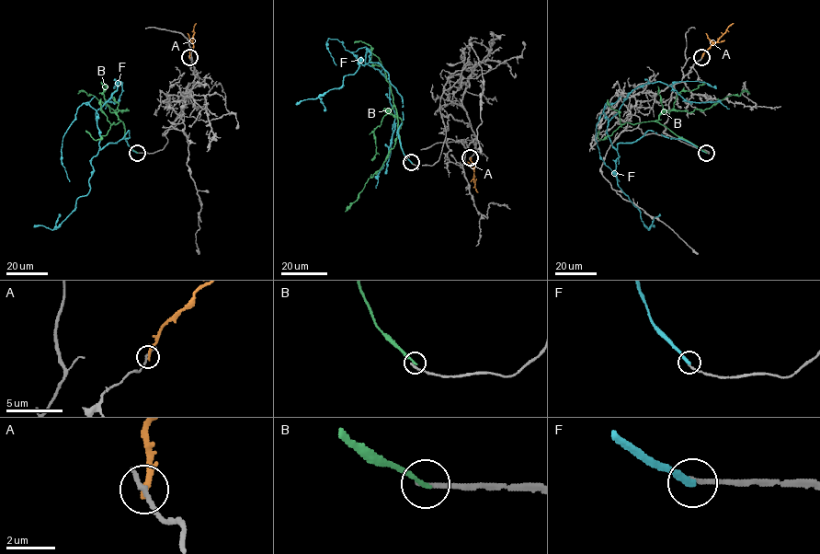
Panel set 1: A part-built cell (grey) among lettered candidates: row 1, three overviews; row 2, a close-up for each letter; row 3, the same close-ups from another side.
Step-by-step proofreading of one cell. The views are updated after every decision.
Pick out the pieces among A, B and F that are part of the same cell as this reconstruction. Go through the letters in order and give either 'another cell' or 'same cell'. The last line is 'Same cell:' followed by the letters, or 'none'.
A: another cell
B: another cell
F: another cell
Same cell: none

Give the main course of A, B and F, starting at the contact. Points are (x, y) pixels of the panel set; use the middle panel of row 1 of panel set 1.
A: (470, 157), (478, 192)
B: (412, 163), (400, 144), (393, 106), (389, 112), (402, 121), (394, 145), (358, 200), (345, 211)
F: (412, 162), (398, 134), (403, 98), (369, 51), (365, 63), (389, 80), (394, 114), (376, 188)

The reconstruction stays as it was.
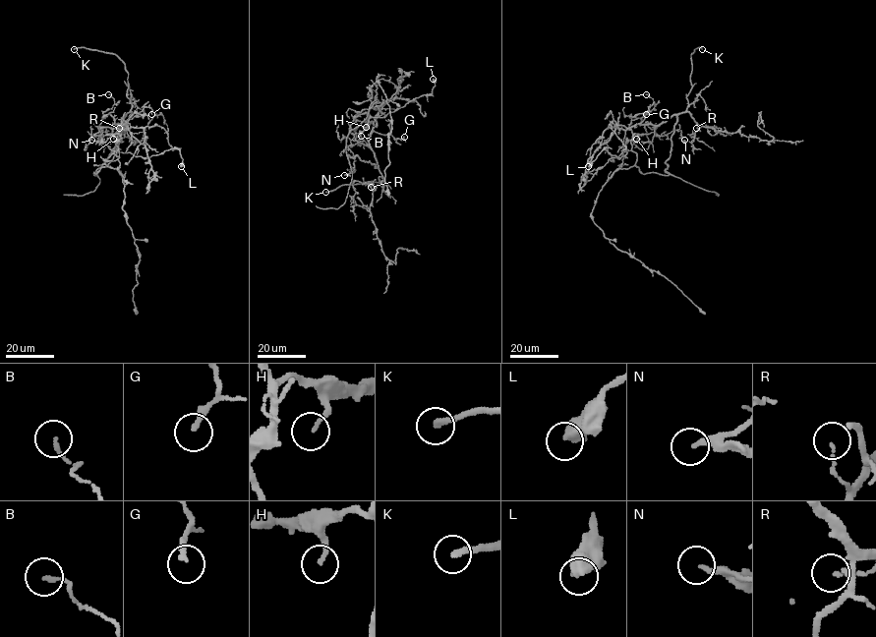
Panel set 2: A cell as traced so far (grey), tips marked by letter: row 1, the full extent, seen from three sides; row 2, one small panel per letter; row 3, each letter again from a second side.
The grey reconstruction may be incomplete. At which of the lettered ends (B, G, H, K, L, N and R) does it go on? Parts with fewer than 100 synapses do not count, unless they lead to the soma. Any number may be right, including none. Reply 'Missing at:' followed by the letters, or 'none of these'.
Missing at: K

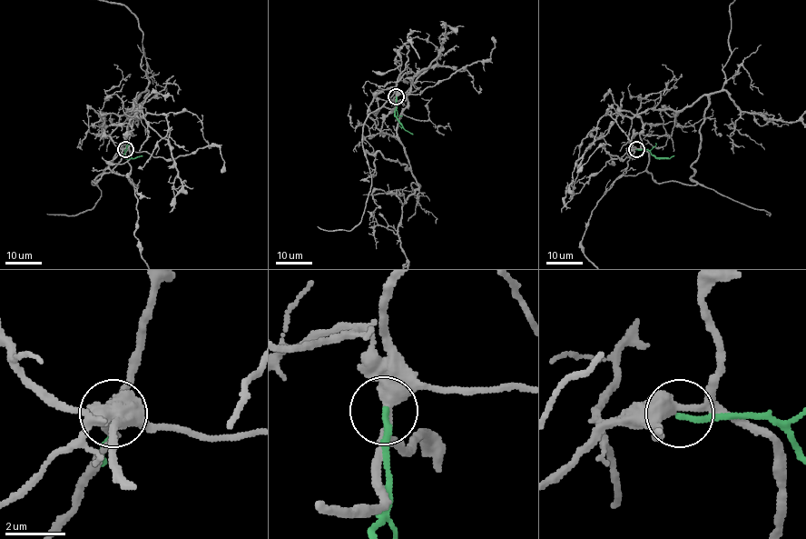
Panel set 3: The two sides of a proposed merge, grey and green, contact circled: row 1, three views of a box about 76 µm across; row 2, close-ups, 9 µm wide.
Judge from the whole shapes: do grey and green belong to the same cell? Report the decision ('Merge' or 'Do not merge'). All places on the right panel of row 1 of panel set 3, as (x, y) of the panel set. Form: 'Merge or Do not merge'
Do not merge

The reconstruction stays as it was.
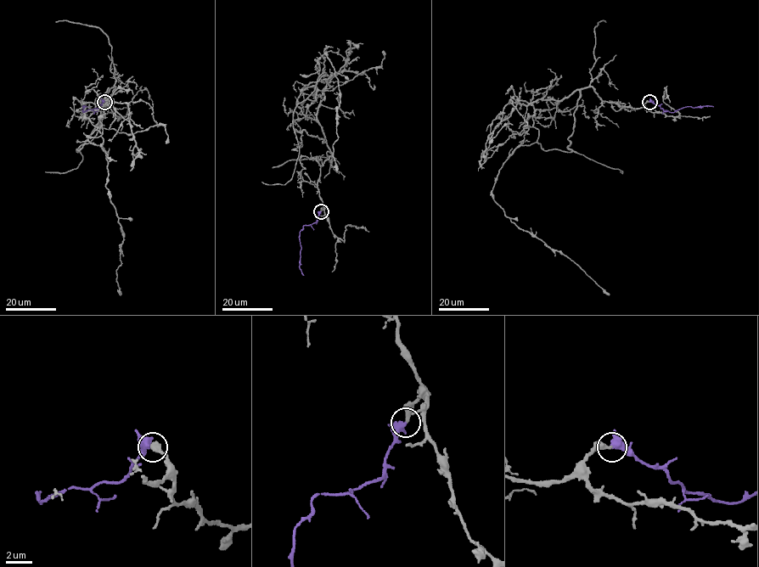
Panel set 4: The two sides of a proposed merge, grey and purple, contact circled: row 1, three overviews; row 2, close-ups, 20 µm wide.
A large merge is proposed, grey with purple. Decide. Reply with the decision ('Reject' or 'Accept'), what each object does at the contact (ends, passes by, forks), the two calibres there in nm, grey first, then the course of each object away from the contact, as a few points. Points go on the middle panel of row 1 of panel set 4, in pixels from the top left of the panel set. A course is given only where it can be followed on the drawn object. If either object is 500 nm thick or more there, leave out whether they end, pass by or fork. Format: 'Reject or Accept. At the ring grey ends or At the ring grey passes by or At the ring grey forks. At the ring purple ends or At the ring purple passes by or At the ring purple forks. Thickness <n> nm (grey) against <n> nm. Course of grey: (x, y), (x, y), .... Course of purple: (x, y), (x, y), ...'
Accept. Thickness 380 nm (grey) against 550 nm. Course of grey: (320, 211), (332, 154), (323, 94), (304, 86), (325, 53), (340, 92), (337, 171). Course of purple: (320, 211), (315, 222), (304, 225), (300, 232), (299, 268), (304, 275)

